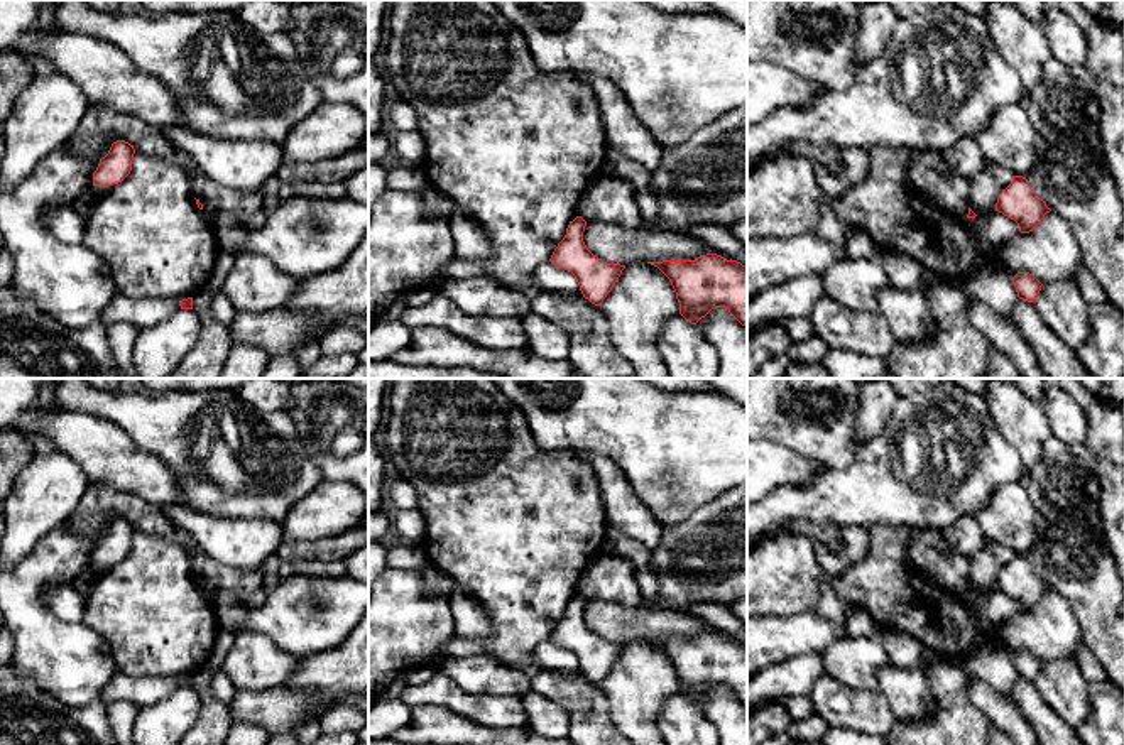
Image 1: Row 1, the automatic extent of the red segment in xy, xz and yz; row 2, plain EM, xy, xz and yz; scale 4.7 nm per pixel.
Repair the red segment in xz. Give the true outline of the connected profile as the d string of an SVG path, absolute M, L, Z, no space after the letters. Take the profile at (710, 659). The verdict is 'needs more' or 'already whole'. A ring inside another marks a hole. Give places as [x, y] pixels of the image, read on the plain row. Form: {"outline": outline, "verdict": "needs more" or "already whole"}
{"outline": "M717 632L696 639L647 640L671 661L679 693L696 703L713 686L725 686L747 706L747 645Z", "verdict": "already whole"}

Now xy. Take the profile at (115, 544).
{"outline": "M125 519L112 522L108 532L100 537L93 551L93 564L112 564L122 561L132 549L135 527Z", "verdict": "already whole"}

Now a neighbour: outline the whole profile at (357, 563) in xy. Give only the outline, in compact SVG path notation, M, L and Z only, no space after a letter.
M368 542L350 552L343 561L348 569L348 576L368 583Z

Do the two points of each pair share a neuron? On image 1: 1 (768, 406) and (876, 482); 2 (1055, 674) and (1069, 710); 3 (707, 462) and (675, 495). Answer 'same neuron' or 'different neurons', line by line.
1: different neurons
2: same neuron
3: same neuron

